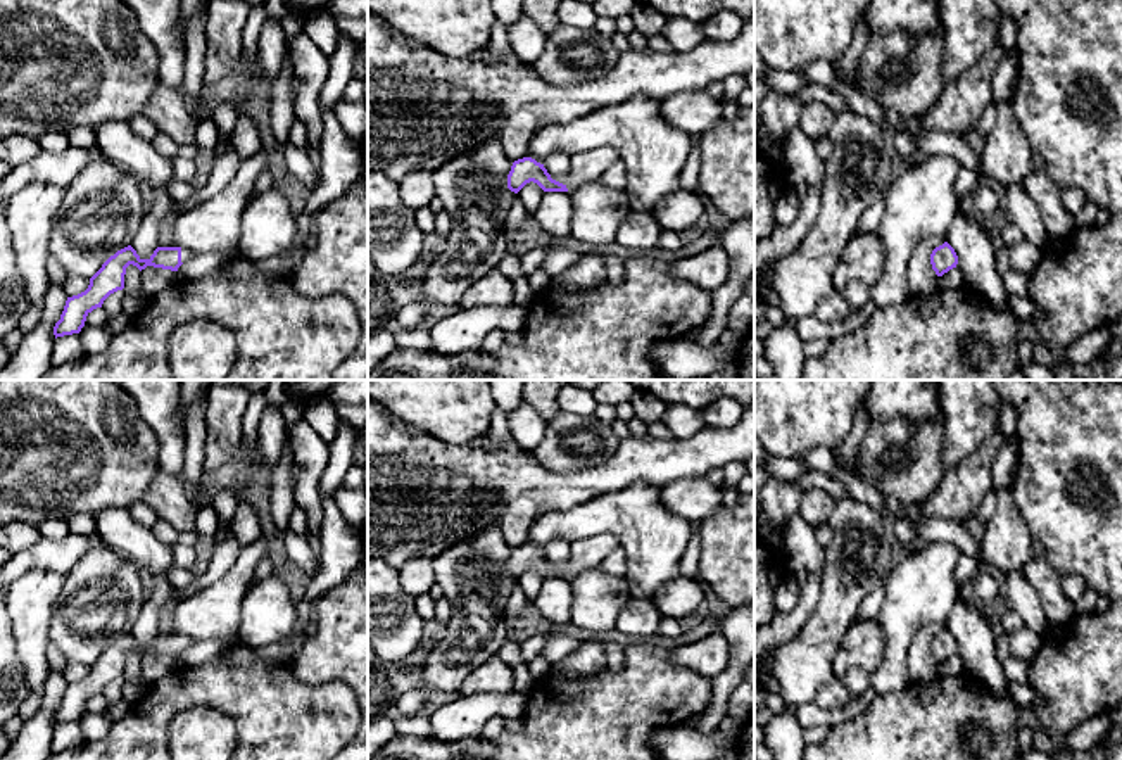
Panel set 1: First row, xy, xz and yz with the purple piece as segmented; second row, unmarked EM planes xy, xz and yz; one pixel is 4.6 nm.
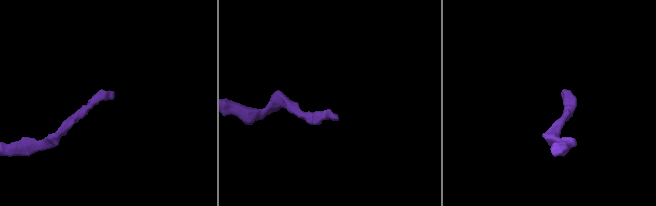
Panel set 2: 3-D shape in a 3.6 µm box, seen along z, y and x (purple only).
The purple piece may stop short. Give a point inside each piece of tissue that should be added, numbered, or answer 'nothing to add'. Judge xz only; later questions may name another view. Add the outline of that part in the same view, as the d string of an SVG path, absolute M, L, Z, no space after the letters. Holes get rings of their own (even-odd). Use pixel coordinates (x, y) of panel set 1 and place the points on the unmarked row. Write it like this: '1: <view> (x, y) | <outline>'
1: xz (586, 553) | M601 534L571 542L571 558L566 568L566 575L573 577L577 572L599 567L601 561L616 548L620 548L620 541L611 534Z

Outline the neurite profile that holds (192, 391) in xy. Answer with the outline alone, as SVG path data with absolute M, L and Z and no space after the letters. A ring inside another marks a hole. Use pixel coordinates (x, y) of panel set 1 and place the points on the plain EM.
M181 380L181 404L178 406L178 416L183 430L186 432L186 416L193 404L199 401L207 402L207 390L212 385L211 380Z

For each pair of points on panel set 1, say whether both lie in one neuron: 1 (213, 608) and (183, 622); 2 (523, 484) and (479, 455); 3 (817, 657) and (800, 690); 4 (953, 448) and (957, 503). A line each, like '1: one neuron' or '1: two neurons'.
1: one neuron
2: one neuron
3: one neuron
4: two neurons

